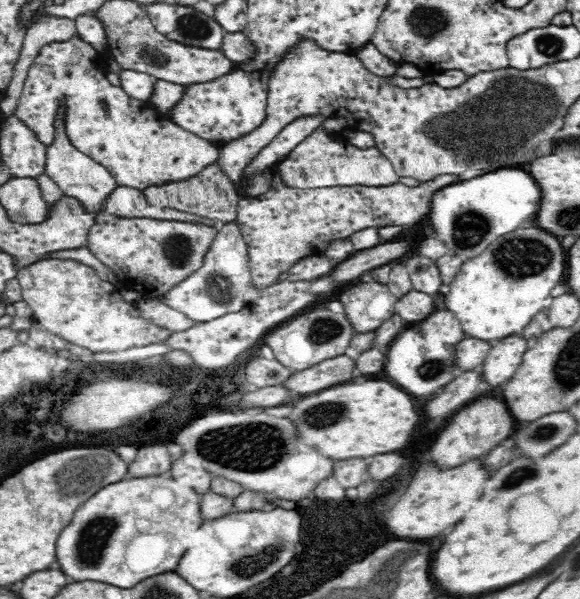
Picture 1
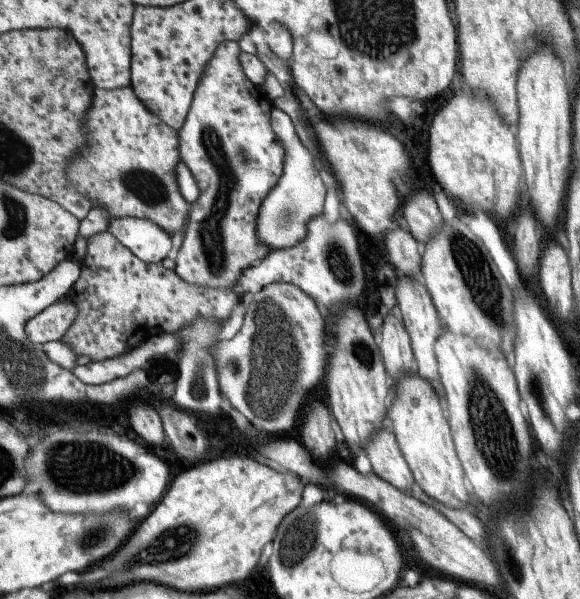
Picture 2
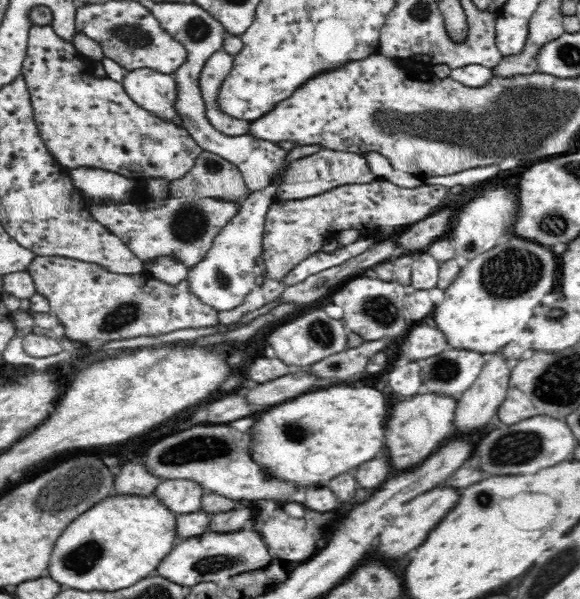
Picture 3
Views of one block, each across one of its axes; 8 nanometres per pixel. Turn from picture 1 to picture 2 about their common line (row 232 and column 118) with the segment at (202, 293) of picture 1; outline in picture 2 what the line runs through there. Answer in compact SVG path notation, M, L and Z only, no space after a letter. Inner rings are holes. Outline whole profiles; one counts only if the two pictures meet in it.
M111 217L107 231L147 264L161 263L167 258L167 268L176 267L176 258L169 256L173 248L171 233L157 221L147 217Z

